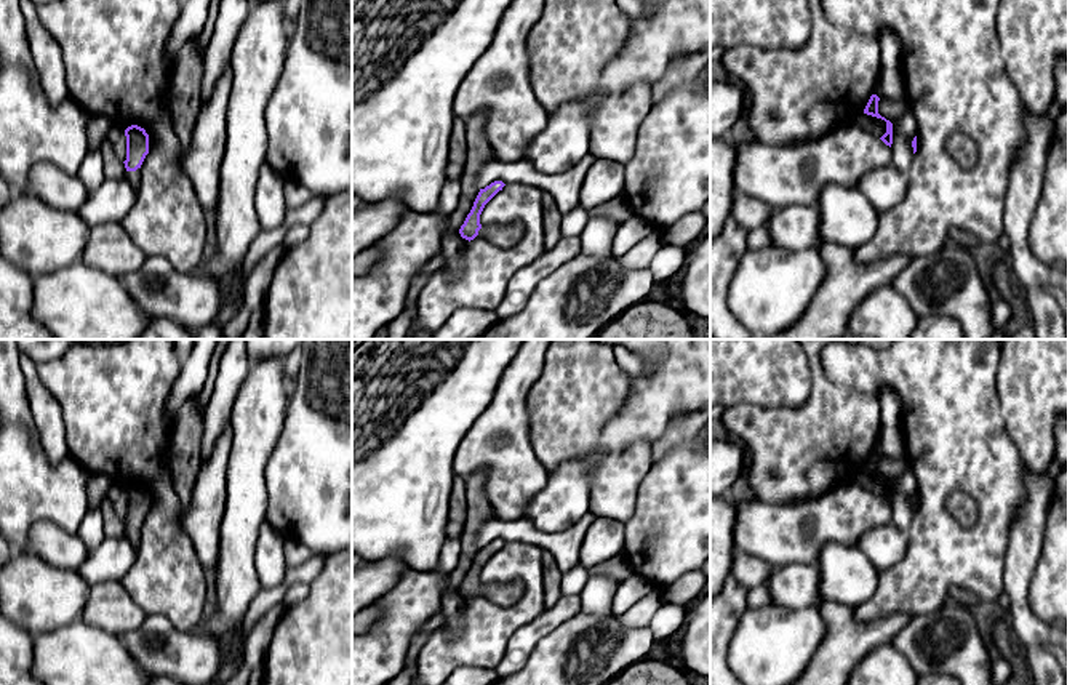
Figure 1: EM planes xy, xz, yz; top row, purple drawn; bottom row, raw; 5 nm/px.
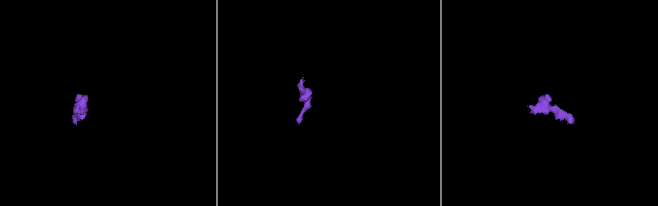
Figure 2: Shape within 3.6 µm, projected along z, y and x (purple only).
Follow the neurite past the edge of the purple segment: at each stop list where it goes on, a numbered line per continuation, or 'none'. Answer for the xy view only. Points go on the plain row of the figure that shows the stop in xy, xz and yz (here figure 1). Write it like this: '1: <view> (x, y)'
1: xy (133, 535)

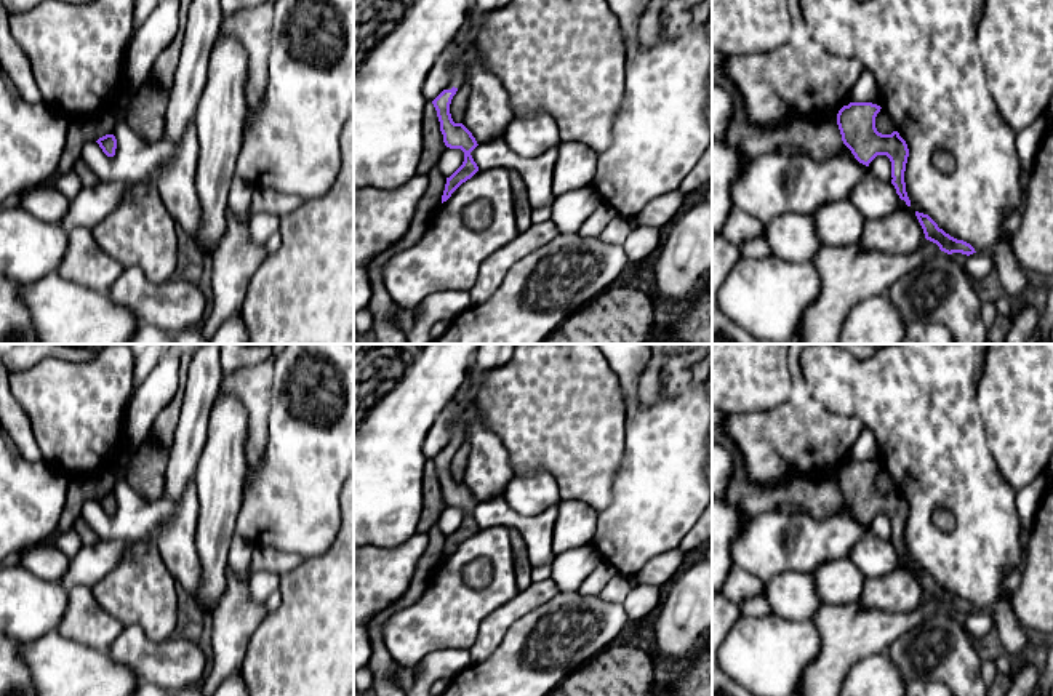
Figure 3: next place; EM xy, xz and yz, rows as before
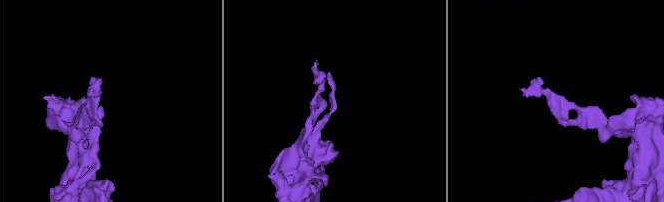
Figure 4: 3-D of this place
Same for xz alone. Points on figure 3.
1: xz (456, 437)

